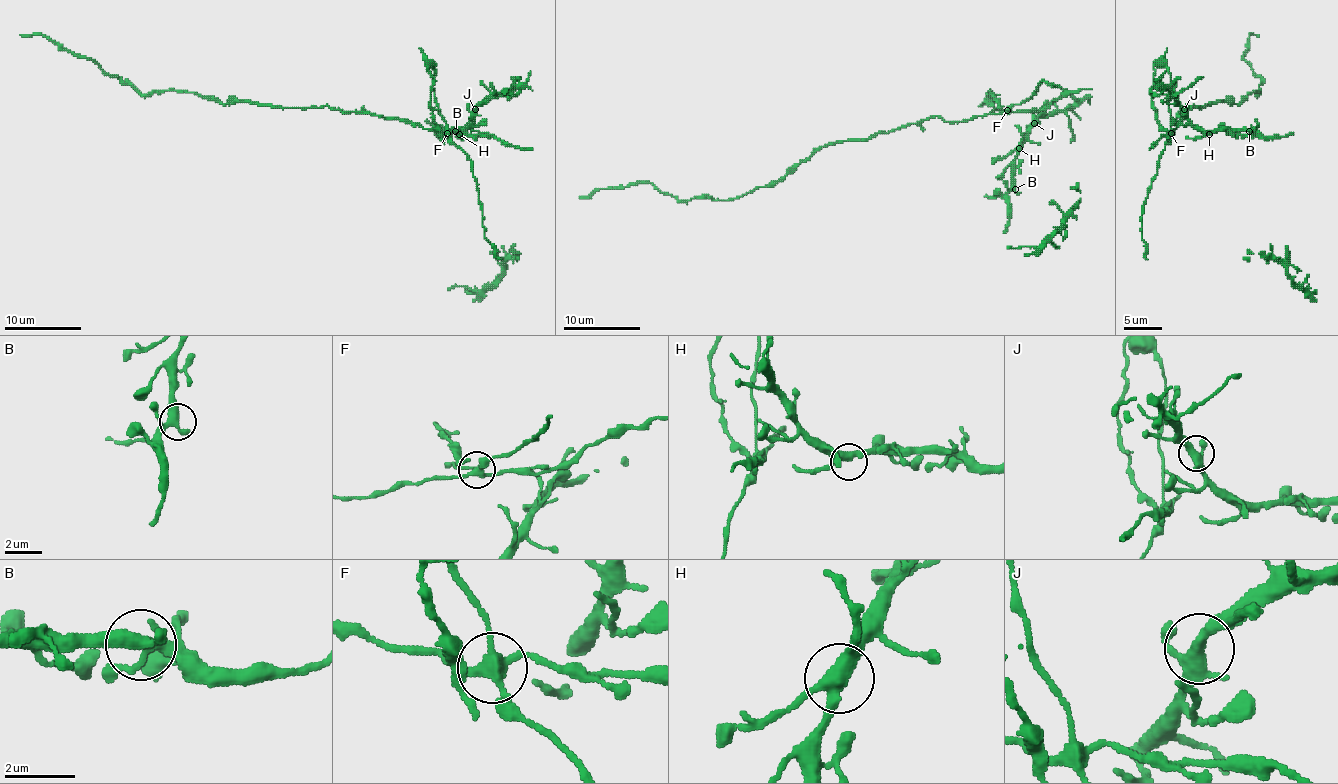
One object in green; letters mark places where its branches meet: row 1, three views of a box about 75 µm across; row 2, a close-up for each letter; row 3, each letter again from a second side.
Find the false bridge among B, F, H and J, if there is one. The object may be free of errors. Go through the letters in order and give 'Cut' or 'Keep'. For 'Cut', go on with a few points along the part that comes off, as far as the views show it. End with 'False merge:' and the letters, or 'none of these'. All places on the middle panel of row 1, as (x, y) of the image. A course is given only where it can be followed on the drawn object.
B: Keep
F: Cut. Course of the part to remove: (1007, 110), (994, 110), (988, 97), (994, 93), (990, 91), (1000, 106), (1003, 106)
H: Keep
J: Keep
False merge: F

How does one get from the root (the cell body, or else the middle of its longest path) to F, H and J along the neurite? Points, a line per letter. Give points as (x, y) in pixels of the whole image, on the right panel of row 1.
F: (1182, 119), (1170, 132)
H: (1182, 119), (1172, 134), (1170, 125), (1193, 125), (1209, 134)
J: (1182, 119), (1172, 134), (1170, 125), (1184, 125), (1188, 121), (1184, 109)

